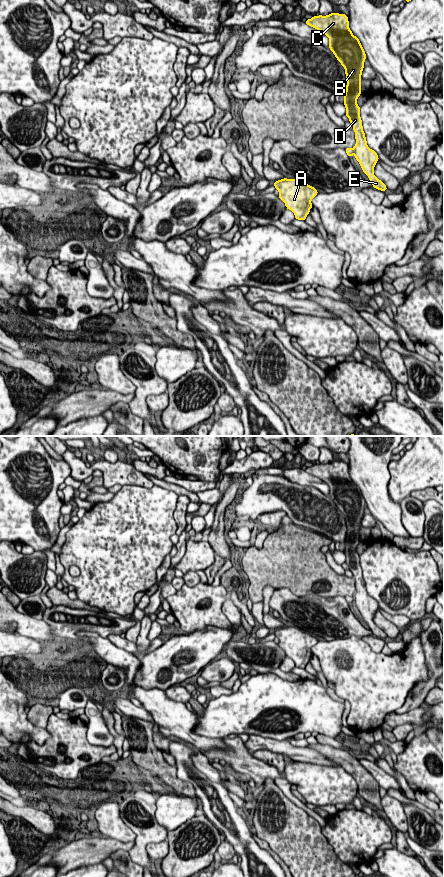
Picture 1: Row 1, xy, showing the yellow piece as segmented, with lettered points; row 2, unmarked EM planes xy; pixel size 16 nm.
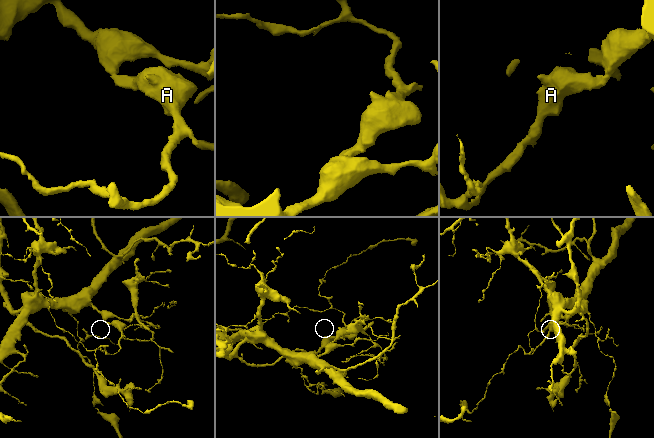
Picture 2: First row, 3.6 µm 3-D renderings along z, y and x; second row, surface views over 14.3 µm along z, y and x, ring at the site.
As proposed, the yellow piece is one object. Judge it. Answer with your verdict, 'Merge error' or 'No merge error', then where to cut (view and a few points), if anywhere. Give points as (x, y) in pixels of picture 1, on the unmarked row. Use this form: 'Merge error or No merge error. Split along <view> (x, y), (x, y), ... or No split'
Merge error. Split along xy (353, 596), (354, 601)

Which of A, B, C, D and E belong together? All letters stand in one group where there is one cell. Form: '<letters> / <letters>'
A / B C D E

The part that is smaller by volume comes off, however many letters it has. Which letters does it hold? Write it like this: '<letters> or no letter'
B, C, D, E

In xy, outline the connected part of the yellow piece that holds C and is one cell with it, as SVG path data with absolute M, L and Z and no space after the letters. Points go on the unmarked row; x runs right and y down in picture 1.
M333 460L326 464L314 464L307 467L305 471L329 486L330 498L345 517L347 533L344 553L345 562L355 580L355 607L368 624L372 634L378 638L386 639L386 633L374 623L373 618L379 605L367 593L360 565L360 554L357 553L357 546L361 542L361 523L365 515L366 502L359 487L350 478L348 470L347 463Z

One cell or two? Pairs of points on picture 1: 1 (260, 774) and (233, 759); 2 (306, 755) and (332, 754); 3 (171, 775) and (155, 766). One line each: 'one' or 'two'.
1: one
2: two
3: one

